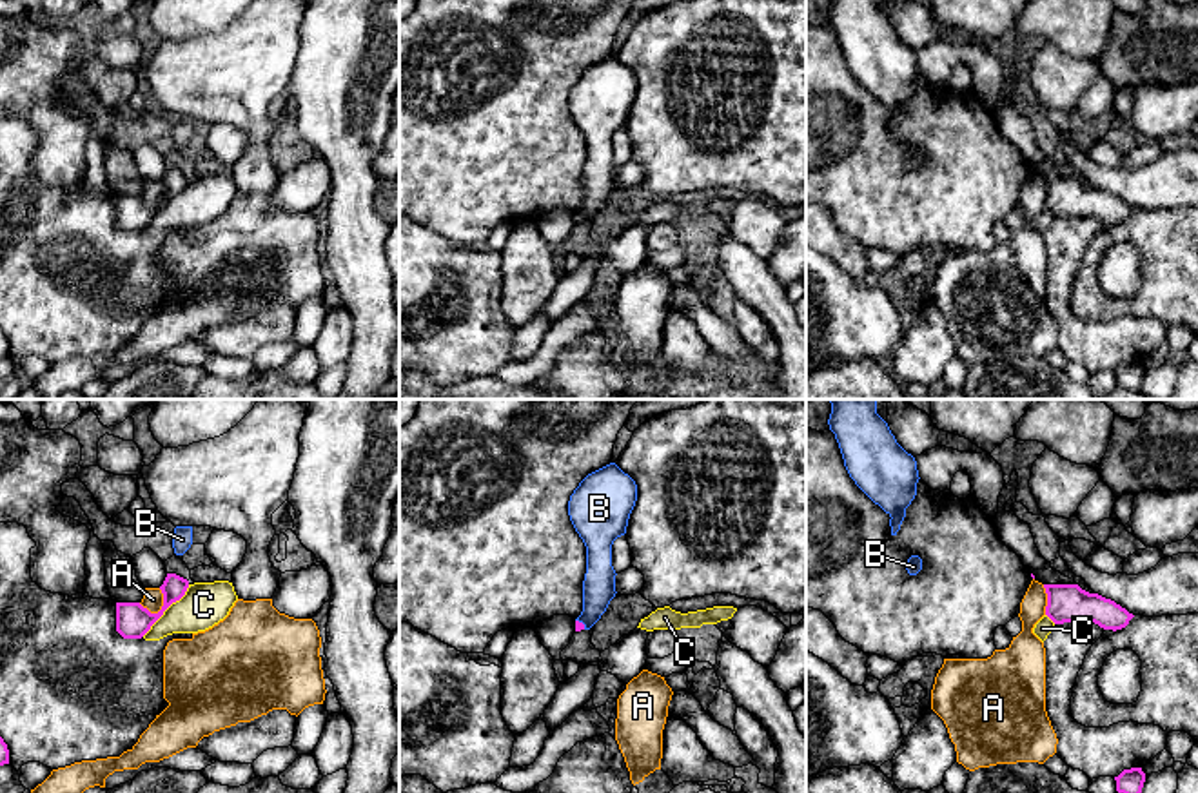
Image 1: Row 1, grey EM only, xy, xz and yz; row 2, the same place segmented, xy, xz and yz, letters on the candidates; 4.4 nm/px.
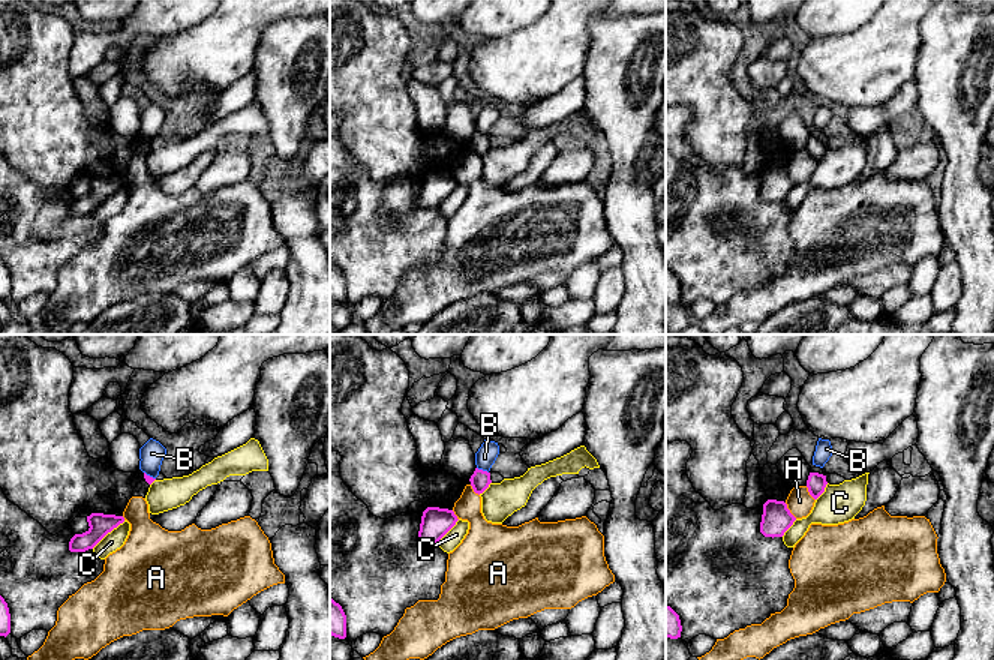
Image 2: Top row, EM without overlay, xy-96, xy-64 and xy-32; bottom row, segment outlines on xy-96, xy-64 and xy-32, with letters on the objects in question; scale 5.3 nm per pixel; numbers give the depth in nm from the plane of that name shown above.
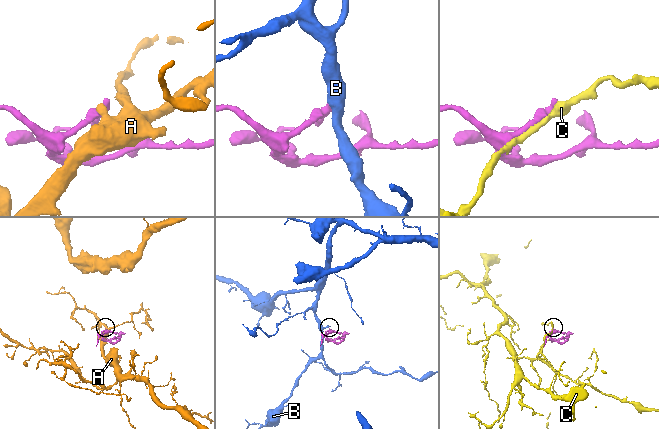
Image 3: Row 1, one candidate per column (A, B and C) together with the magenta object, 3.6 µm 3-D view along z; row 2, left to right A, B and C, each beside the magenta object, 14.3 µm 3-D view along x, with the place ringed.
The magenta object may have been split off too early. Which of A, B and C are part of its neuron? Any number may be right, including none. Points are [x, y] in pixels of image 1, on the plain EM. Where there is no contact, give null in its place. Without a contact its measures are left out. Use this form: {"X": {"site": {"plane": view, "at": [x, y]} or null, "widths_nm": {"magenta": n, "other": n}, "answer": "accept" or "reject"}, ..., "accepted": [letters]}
{"A": {"site": {"plane": "xy", "at": [158, 205]}, "widths_nm": {"magenta": 160, "other": 90}, "answer": "reject"}, "B": {"site": {"plane": "xz", "at": [581, 216]}, "widths_nm": {"magenta": 40, "other": 140}, "answer": "reject"}, "C": {"site": {"plane": "xy", "at": [166, 202]}, "widths_nm": {"magenta": 160, "other": 200}, "answer": "reject"}, "accepted": []}

